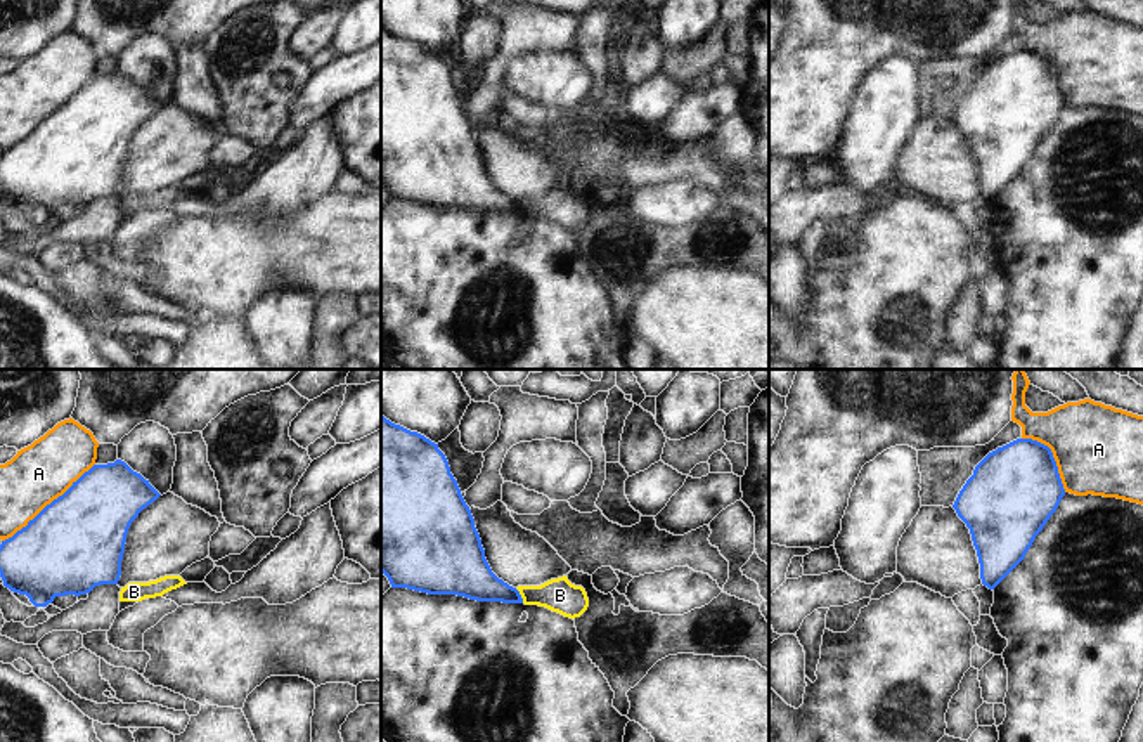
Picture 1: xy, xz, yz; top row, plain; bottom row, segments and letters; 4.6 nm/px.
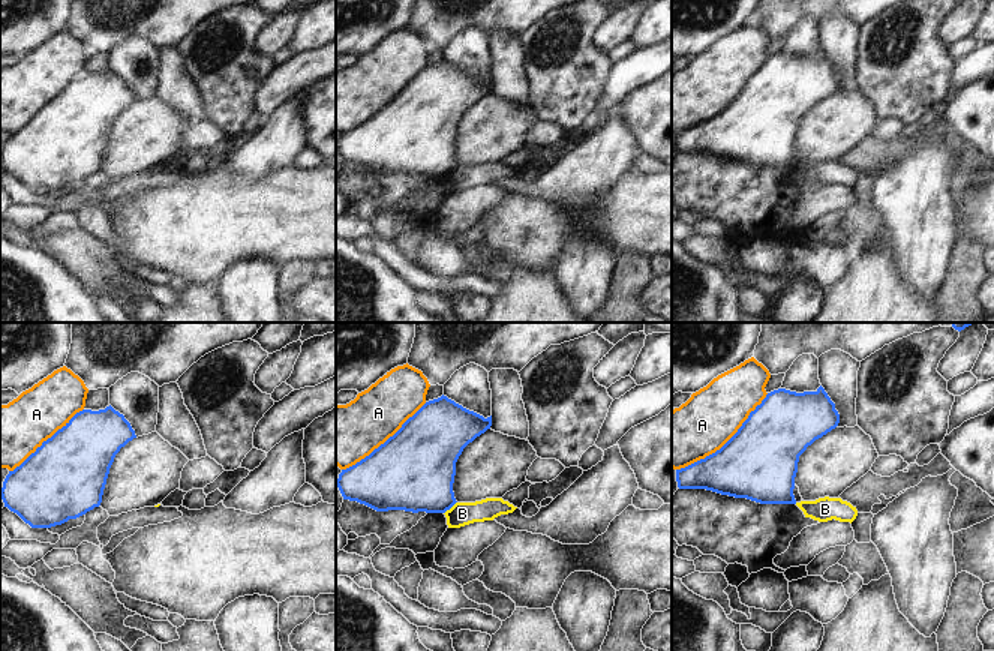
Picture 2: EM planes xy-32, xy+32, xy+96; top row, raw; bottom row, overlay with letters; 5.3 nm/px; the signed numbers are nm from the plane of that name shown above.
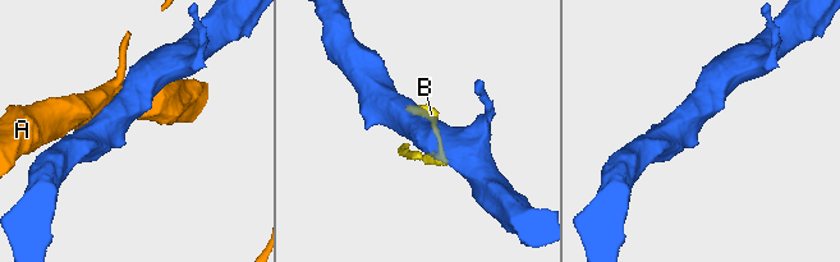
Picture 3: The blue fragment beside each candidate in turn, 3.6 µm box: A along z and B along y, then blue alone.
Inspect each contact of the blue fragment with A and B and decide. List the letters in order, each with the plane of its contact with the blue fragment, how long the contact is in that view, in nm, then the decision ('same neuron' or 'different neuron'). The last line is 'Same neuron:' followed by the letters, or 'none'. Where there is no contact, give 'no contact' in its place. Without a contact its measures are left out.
A: contact in xy; length 550 nm; different neuron
B: contact in xz; length 80 nm; different neuron
Same neuron: none

